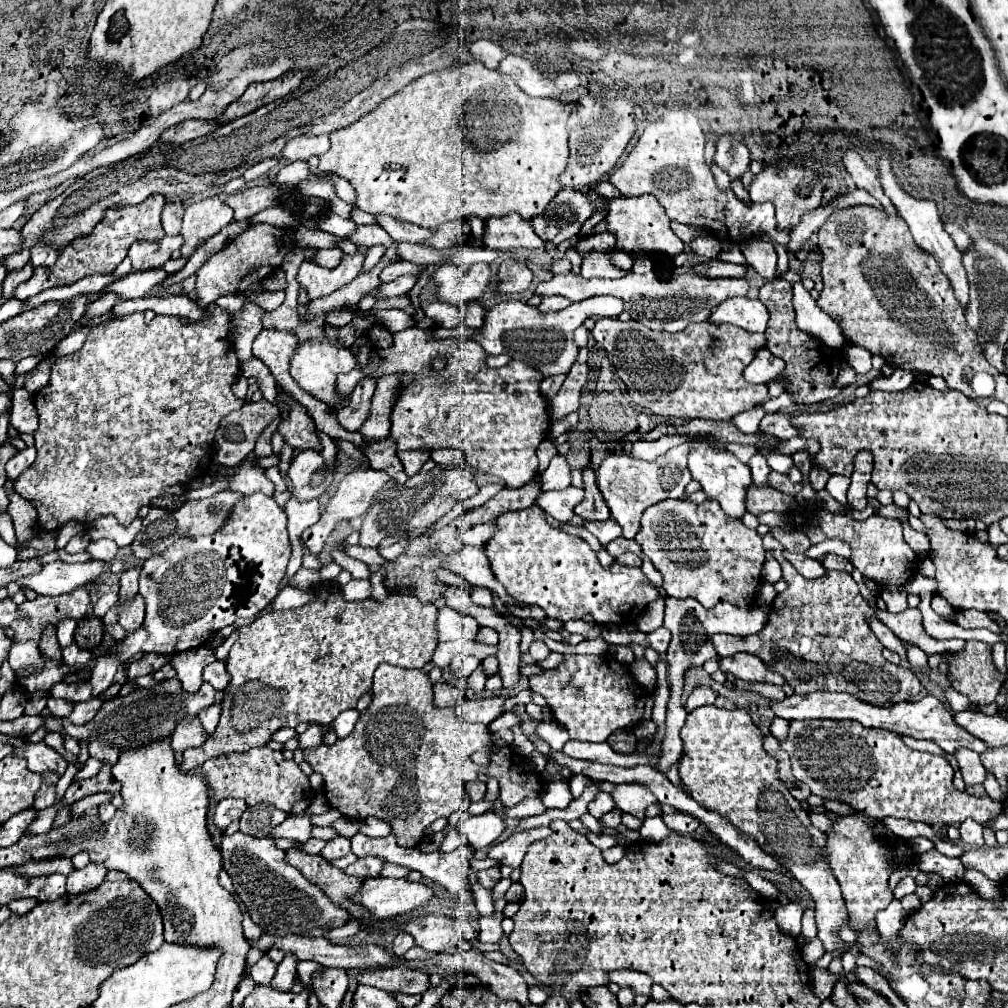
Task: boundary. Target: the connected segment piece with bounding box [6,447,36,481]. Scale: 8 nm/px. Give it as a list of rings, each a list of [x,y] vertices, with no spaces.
[[[26,447],[22,451],[18,451],[8,463],[6,463],[6,473],[8,477],[14,481],[20,477],[20,473],[24,473],[36,459],[36,449],[34,447]]]

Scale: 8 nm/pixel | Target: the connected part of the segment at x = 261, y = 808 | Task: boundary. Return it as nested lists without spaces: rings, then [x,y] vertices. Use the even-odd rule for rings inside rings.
[[[270,803],[248,807],[240,819],[240,831],[252,837],[268,837],[276,825],[284,821],[286,813]]]

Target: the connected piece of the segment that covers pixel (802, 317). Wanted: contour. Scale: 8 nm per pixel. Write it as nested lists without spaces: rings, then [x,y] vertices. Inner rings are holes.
[[[795,283],[792,287],[793,306],[798,327],[814,337],[820,337],[828,347],[842,349],[846,339],[838,323],[814,303],[814,299],[810,297],[810,293],[804,289],[802,283]]]

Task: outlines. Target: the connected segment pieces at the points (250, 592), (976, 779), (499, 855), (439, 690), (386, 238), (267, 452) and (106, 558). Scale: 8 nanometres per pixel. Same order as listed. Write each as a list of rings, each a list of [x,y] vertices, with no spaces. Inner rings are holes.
[[[258,491],[240,497],[222,529],[208,537],[182,537],[174,541],[174,545],[170,545],[164,553],[154,555],[144,563],[140,573],[140,595],[146,599],[146,619],[140,629],[126,633],[124,641],[116,643],[118,661],[126,663],[138,653],[174,655],[180,651],[196,649],[206,645],[216,631],[232,625],[236,619],[254,617],[278,595],[290,557],[292,545],[286,531],[284,509],[278,507],[274,497]]]
[[[958,749],[956,753],[958,765],[960,765],[960,773],[964,777],[966,785],[976,785],[976,783],[984,783],[986,779],[986,769],[980,763],[980,755],[970,751],[970,749]]]
[[[534,827],[534,829],[518,831],[514,835],[510,835],[506,841],[492,845],[488,857],[498,859],[502,865],[508,865],[508,867],[516,869],[516,867],[522,865],[522,859],[526,855],[528,845],[534,843],[534,841],[540,841],[540,839],[548,837],[550,833],[552,833],[550,827]]]
[[[444,677],[434,685],[436,707],[456,707],[458,701],[462,699],[464,699],[464,693],[456,685],[450,685]]]
[[[358,225],[350,235],[346,235],[346,239],[352,243],[364,243],[368,247],[372,247],[372,245],[390,247],[392,245],[390,235],[378,225]]]
[[[278,416],[260,435],[258,438],[254,453],[260,458],[273,455],[271,437],[274,432],[277,431],[278,425],[280,424],[281,416]]]
[[[100,539],[100,541],[92,541],[86,551],[92,555],[92,559],[110,563],[110,561],[116,557],[118,549],[120,549],[120,547],[118,547],[112,539]]]

